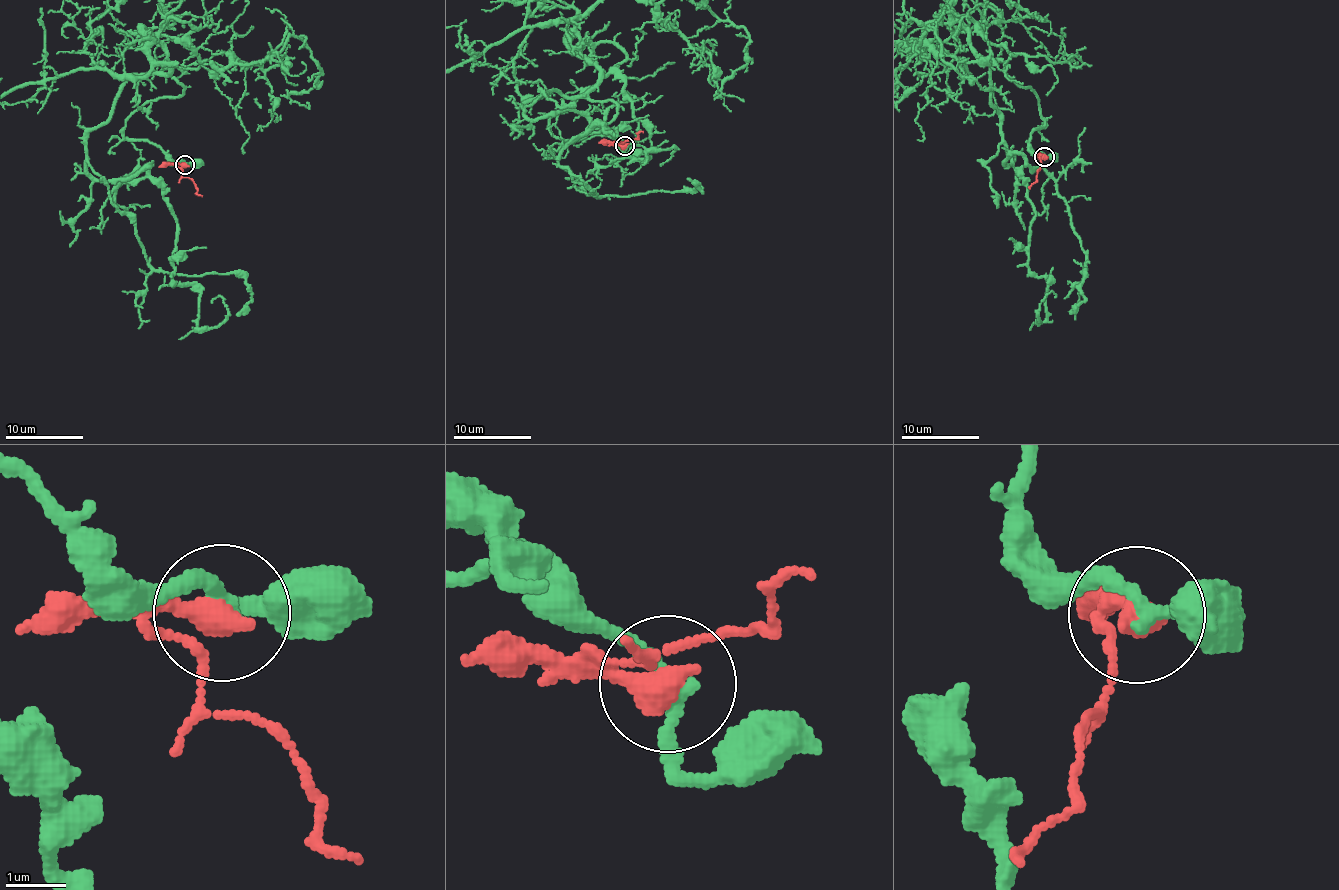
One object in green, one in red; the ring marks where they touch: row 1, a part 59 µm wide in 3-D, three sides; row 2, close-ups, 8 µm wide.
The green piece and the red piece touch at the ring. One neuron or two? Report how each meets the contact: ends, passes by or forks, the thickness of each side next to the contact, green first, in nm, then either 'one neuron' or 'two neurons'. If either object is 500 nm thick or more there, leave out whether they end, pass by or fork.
green passes by; red ends there; 240 nm thick on the green side, 480 nm on the other; two neurons

